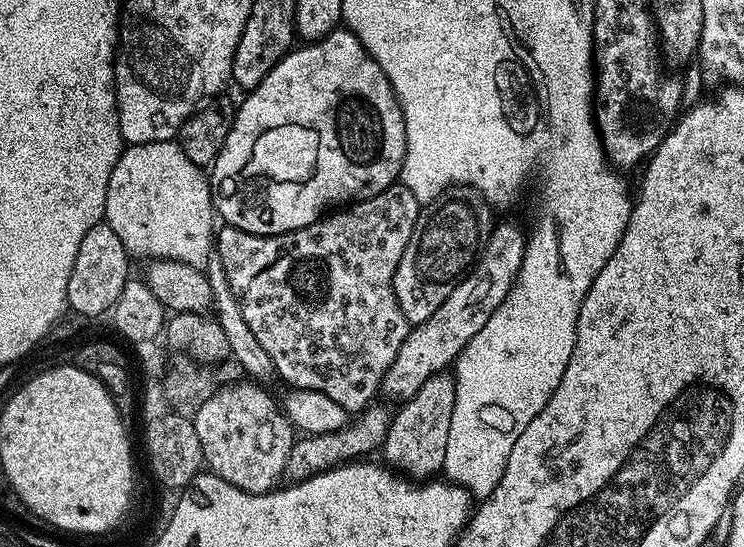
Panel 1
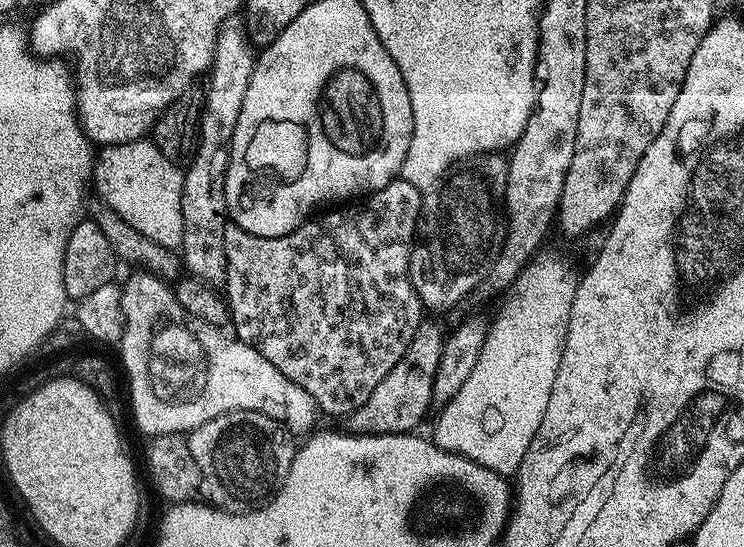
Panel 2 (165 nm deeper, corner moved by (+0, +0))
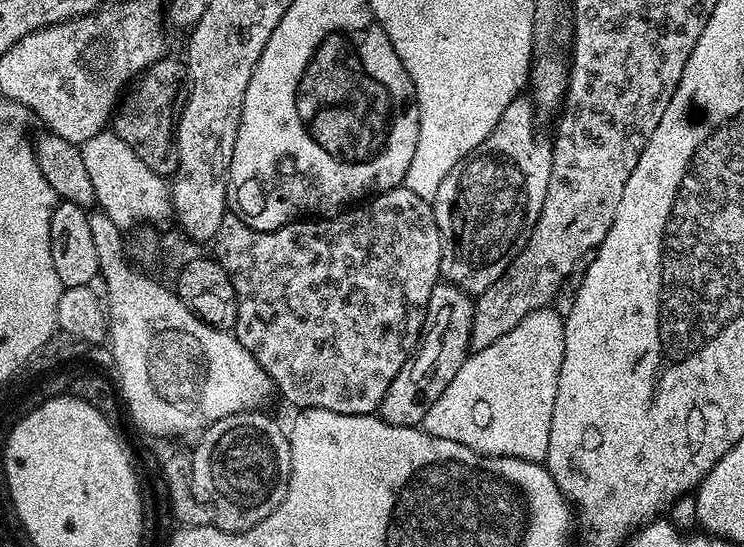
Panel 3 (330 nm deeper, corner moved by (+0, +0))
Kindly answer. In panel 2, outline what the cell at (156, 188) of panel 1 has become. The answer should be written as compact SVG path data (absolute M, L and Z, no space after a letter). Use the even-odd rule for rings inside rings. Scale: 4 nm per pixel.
M141 138L125 144L110 144L99 149L94 160L95 191L138 234L176 250L182 242L182 186L184 172L173 157L162 154L151 139Z

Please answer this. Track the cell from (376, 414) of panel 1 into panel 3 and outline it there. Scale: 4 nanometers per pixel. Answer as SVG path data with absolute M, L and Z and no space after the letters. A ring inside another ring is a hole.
M447 282L437 283L430 294L428 318L420 343L402 370L398 370L394 382L390 382L390 390L386 390L378 409L380 419L403 428L423 425L430 406L442 398L442 390L450 386L454 374L462 370L462 362L470 355L473 303L473 297L461 288Z

